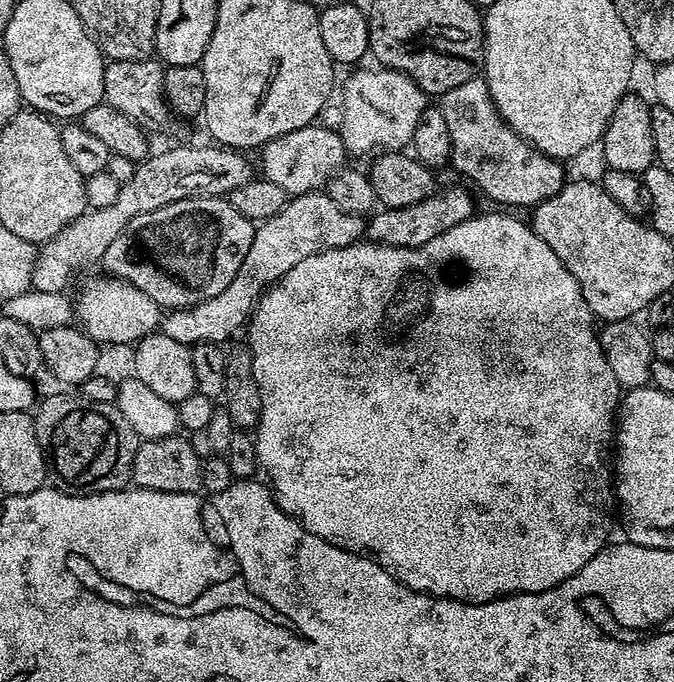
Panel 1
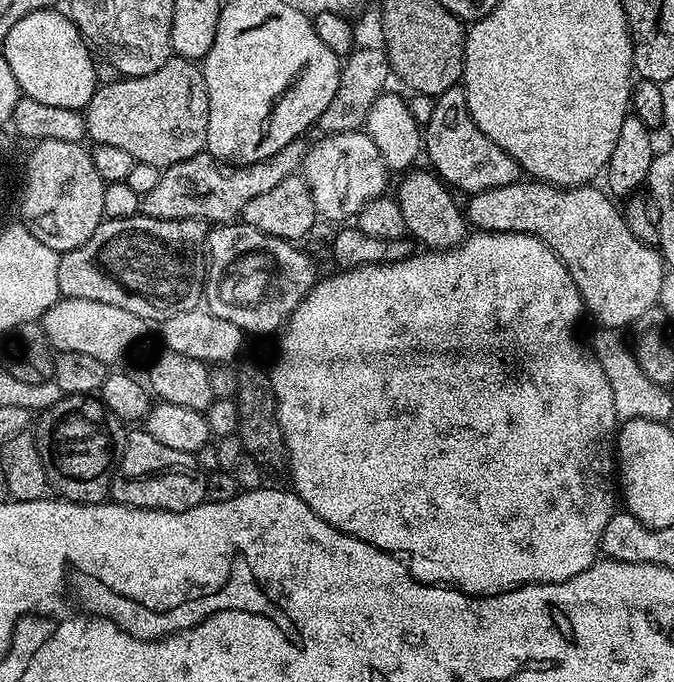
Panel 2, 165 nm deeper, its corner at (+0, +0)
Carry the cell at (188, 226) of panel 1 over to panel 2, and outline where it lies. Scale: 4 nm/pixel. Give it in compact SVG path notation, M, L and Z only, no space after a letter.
M143 214L125 220L105 219L86 243L61 255L58 266L61 297L106 302L106 306L120 306L122 310L130 310L130 314L138 314L138 318L149 322L159 321L160 312L171 314L201 307L206 276L202 271L201 257L199 260L192 256L192 252L199 248L201 251L206 236L203 231L195 232L192 228L195 227L186 220L155 220Z

